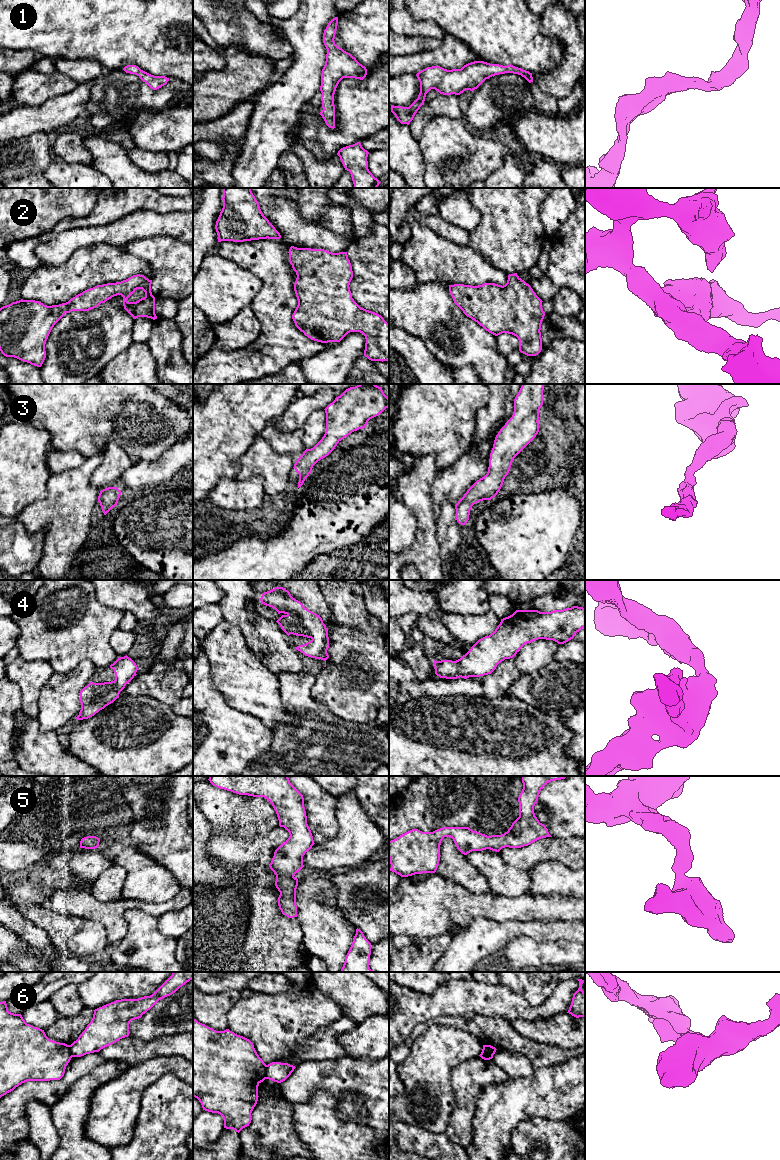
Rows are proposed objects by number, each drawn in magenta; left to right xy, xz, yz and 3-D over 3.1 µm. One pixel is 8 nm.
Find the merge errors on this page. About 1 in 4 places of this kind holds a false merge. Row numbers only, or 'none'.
6

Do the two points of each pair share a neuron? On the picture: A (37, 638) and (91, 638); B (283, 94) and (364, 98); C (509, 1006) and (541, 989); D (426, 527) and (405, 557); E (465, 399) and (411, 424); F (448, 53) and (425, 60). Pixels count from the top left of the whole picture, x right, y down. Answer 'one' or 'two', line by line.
A: one
B: two
C: two
D: one
E: one
F: one

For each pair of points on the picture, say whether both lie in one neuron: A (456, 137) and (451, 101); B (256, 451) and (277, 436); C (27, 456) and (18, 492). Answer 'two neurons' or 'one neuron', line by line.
A: two neurons
B: two neurons
C: one neuron

